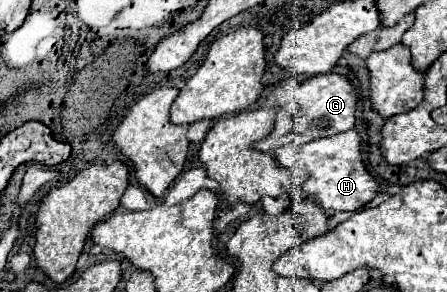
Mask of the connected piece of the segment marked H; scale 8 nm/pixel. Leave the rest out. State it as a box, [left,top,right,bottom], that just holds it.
[274,128,380,210]

